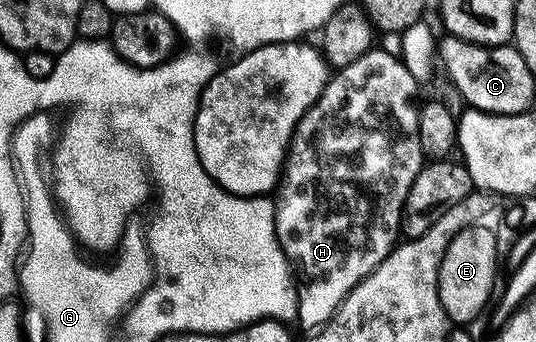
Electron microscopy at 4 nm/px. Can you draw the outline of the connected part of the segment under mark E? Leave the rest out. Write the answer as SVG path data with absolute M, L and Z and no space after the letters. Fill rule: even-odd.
M468 227L456 235L451 245L447 245L447 253L443 253L443 261L439 265L437 288L443 313L447 313L450 324L466 325L490 306L492 286L499 276L498 236L498 232L491 227Z

